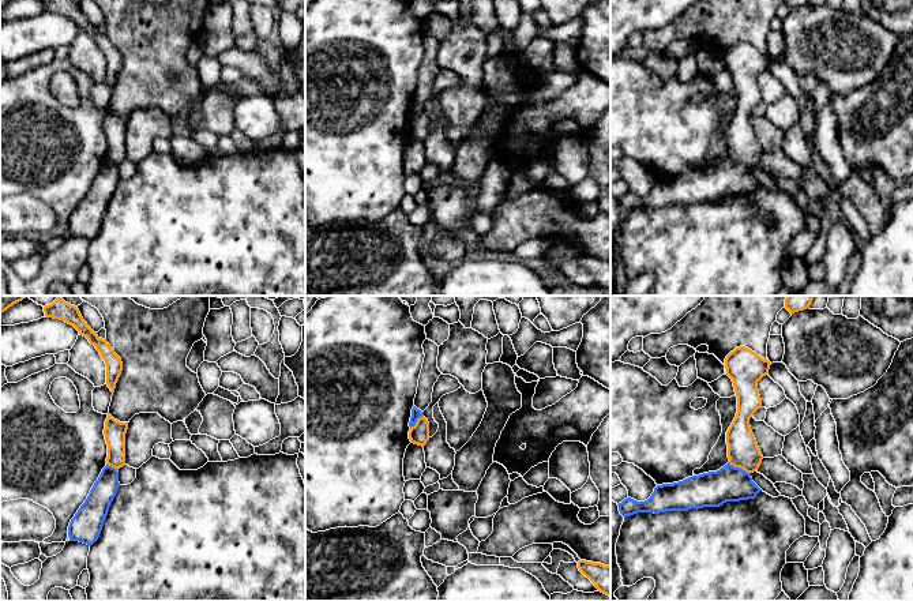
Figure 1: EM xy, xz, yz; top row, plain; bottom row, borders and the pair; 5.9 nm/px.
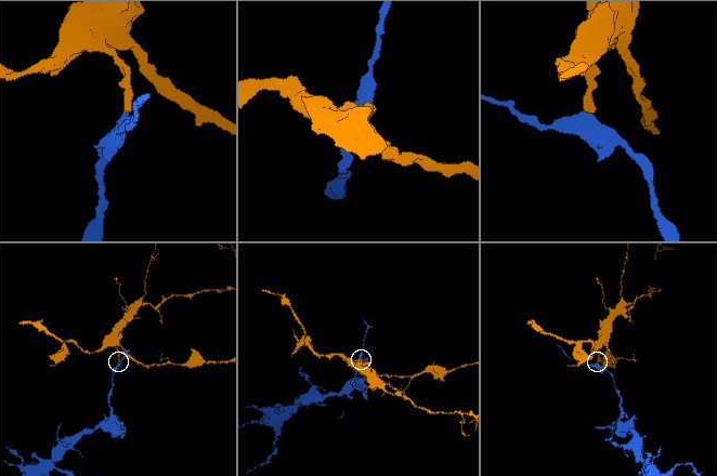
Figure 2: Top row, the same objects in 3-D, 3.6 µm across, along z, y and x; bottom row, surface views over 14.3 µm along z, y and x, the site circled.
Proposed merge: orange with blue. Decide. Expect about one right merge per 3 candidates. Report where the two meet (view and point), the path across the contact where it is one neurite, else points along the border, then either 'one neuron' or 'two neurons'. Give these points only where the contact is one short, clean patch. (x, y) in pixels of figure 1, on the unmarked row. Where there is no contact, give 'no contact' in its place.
yz (739, 161) | along yz (728, 157), (750, 168) | two neurons

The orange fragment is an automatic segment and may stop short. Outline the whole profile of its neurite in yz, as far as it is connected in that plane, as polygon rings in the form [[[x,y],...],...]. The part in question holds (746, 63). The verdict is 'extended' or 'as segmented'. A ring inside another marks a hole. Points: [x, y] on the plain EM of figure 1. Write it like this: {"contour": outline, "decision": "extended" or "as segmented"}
{"contour": [[[745,41],[725,53],[726,70],[737,91],[737,108],[726,127],[729,158],[747,168],[759,164],[763,150],[749,121],[749,113],[762,102],[758,76],[769,68],[771,57]]], "decision": "as segmented"}

